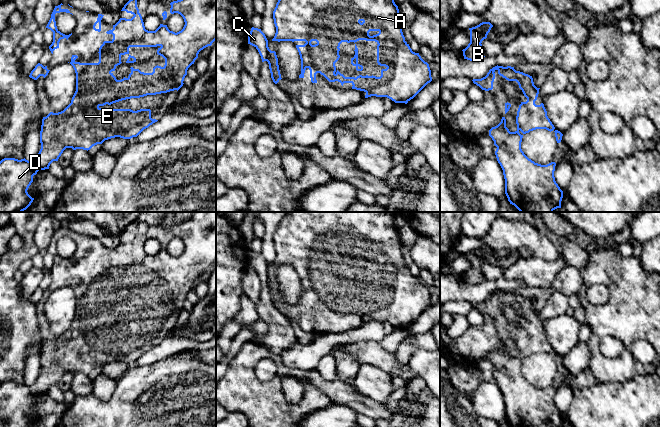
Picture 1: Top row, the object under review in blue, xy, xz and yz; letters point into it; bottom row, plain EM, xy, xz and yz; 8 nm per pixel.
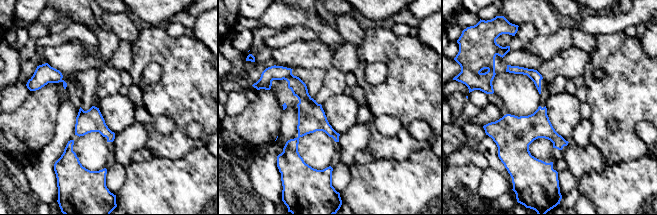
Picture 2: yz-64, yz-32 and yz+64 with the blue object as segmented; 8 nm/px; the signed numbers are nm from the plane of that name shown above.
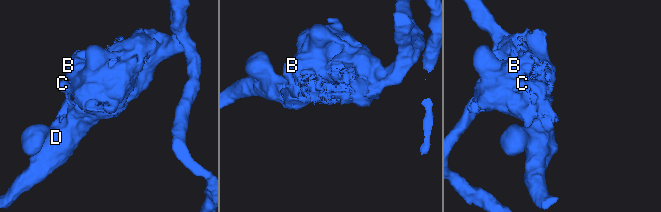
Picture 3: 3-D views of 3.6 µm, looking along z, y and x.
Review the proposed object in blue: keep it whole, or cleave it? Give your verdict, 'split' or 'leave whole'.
split

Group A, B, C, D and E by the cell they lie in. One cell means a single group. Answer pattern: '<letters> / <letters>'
A B D E / C

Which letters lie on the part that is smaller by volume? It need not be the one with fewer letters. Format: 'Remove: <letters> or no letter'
Remove: C

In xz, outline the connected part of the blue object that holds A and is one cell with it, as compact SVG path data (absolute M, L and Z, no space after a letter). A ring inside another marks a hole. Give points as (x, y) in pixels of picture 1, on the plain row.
M287 212L279 222L273 235L273 243L276 257L272 265L305 265L304 269L296 269L301 283L301 298L304 302L305 294L310 294L312 307L317 307L316 298L320 297L329 306L338 305L351 307L352 313L364 315L365 322L387 321L395 327L407 328L428 307L432 305L429 288L425 286L419 277L415 277L405 265L402 256L401 243L398 230L394 226L394 212ZM359 264L375 265L377 269L377 287L385 290L381 294L381 300L345 301L335 290L339 284L340 268L342 266L354 266Z

